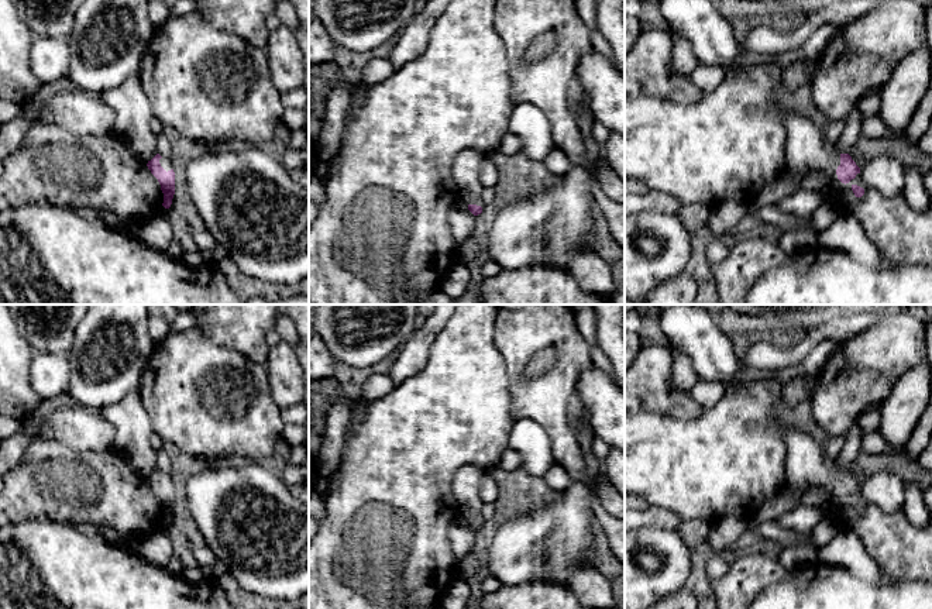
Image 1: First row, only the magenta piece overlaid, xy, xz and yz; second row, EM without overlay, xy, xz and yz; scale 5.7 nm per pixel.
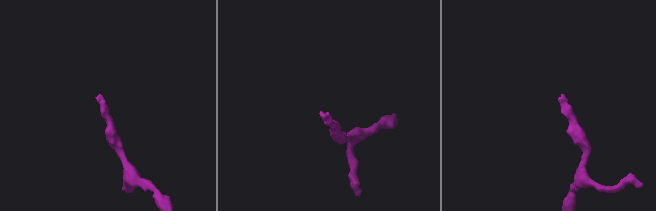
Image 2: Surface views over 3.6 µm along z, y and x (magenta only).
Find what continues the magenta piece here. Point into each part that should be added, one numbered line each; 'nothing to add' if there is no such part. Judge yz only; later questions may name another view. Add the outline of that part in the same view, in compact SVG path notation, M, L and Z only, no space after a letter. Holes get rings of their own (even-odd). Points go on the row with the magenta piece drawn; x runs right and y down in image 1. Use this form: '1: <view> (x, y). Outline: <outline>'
1: yz (805, 155). Outline: M778 100L777 110L785 130L785 172L783 176L801 185L815 176L838 179L836 169L840 165L840 155L832 147L823 145L822 130L792 113L785 102Z

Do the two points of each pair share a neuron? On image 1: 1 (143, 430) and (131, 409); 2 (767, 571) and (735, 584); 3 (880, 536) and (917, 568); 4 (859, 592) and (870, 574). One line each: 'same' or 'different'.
1: same
2: same
3: same
4: different

